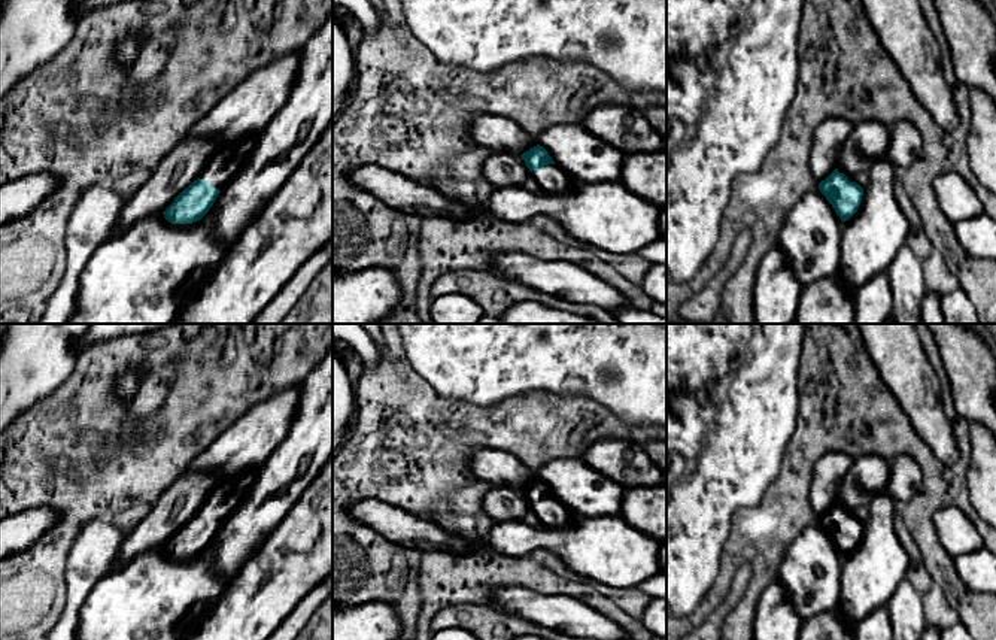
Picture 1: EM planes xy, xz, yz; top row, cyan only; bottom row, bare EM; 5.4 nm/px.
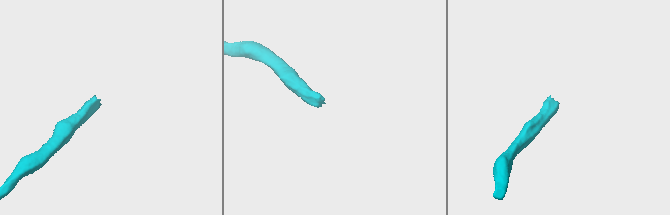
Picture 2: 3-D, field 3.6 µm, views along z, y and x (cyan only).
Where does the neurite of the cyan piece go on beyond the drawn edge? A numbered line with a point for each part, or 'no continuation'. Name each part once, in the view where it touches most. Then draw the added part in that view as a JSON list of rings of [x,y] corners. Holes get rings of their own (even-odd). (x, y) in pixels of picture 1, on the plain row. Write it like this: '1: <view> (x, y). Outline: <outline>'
1: xz (552, 512). Outline: [[[556,498],[544,500],[543,504],[532,506],[532,510],[535,521],[550,528],[561,528],[577,519],[577,516]]]

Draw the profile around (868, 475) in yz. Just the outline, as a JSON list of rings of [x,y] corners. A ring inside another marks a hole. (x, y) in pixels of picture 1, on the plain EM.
[[[874,455],[853,461],[839,483],[838,503],[857,518],[865,518],[871,500],[886,489],[890,462]]]

